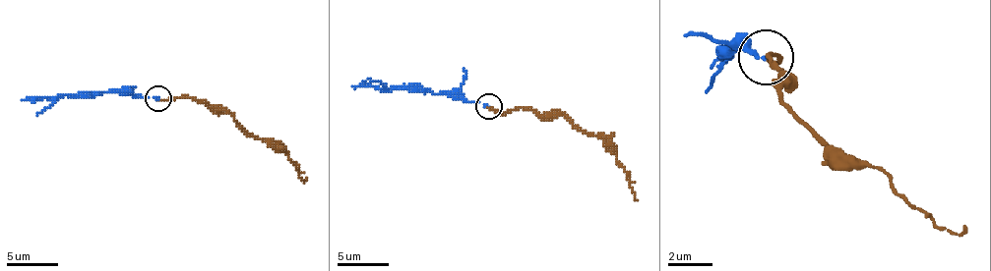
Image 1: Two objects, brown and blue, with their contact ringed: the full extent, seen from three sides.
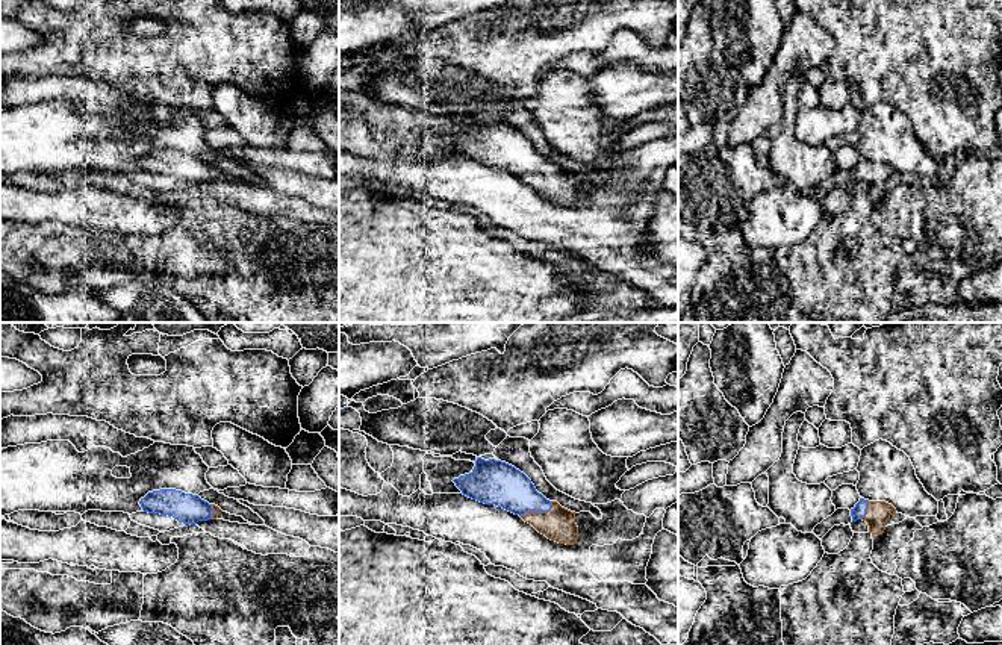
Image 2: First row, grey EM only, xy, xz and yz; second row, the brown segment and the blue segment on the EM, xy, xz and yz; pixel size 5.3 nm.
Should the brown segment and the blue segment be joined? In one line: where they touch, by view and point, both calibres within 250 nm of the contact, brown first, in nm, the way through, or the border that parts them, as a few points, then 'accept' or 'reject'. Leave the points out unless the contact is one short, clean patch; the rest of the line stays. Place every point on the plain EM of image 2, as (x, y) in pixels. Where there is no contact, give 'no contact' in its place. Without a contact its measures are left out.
xz (538, 173) | 180/220 nm | across xz (557, 185), (538, 173), (503, 146) | accept

